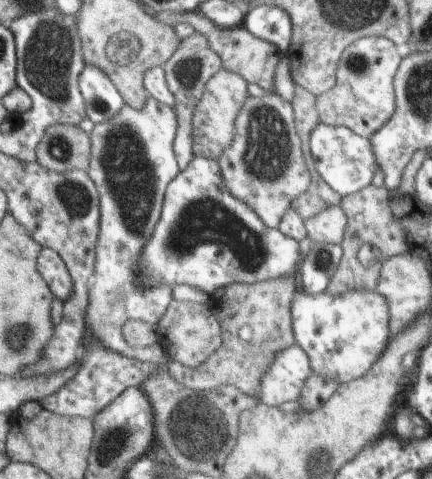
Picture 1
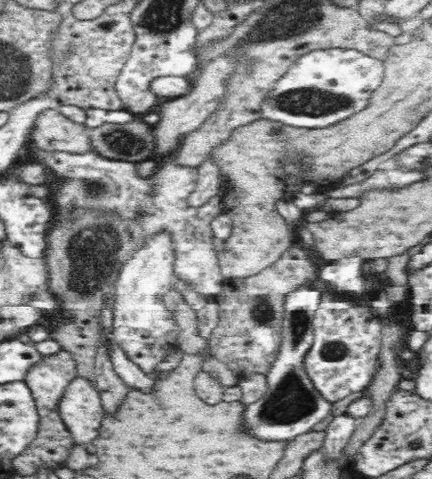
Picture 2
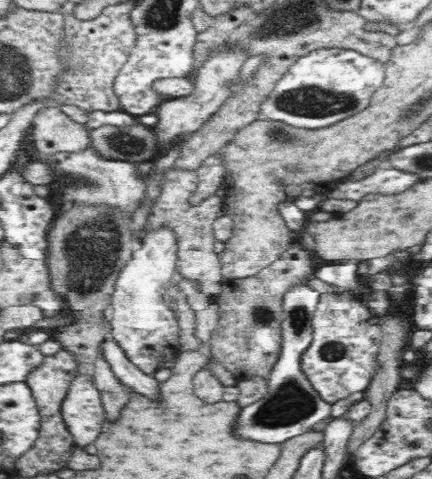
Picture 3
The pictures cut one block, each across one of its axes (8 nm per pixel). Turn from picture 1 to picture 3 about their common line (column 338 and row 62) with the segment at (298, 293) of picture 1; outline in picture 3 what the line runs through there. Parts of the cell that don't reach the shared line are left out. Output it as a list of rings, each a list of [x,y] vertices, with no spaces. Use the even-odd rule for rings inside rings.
[[[324,48],[302,56],[276,82],[274,92],[262,102],[262,118],[284,122],[294,128],[328,128],[370,108],[374,92],[386,80],[386,64],[352,50]]]

